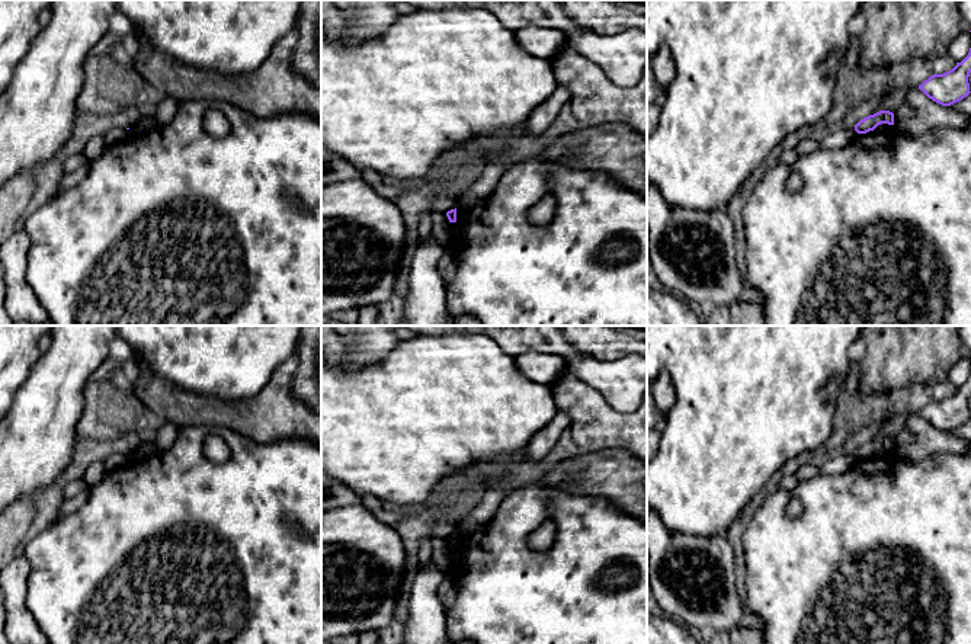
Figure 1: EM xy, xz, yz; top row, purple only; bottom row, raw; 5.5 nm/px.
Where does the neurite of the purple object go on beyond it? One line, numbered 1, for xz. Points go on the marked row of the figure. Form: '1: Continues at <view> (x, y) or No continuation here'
1: No continuation here

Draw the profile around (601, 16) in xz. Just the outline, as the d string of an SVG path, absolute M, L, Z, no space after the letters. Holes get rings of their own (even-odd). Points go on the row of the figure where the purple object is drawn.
M560 0L567 16L581 29L599 35L619 33L629 28L647 33L647 15L629 12L612 0Z

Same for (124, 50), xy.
M131 35L119 38L110 48L110 55L121 64L131 67L135 60L137 45Z

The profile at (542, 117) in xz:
M557 87L552 96L538 106L523 124L523 135L536 137L544 132L558 116L564 105L570 102L570 92Z

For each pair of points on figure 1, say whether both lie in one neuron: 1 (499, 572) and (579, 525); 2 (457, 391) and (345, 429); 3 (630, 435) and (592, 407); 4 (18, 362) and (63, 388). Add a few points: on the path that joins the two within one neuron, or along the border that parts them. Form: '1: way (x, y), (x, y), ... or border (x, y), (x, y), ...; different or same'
1: way (521, 572), (538, 572), (563, 547); same
2: way (429, 410), (396, 429), (372, 429); same
3: way (621, 429), (614, 429), (601, 416); same
4: border (41, 355), (15, 396); different

